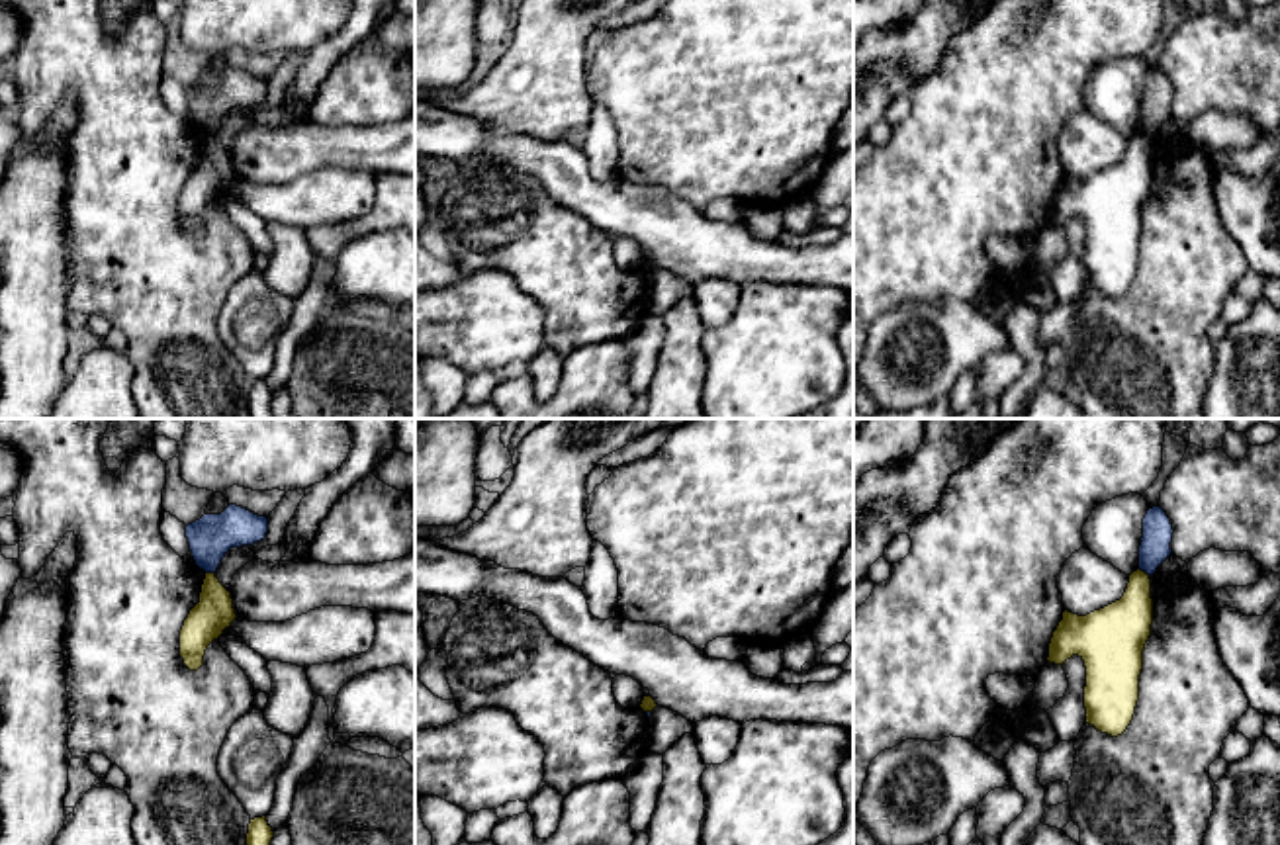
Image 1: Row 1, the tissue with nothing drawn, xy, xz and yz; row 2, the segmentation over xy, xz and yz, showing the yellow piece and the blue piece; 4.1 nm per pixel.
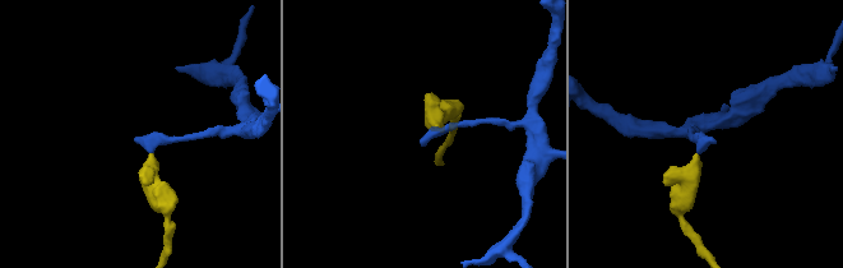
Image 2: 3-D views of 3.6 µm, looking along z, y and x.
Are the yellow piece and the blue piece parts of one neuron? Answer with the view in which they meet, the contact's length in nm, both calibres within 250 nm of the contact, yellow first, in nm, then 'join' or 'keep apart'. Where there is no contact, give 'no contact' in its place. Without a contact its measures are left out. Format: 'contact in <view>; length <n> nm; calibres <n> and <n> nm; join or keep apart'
contact in xy; length 40 nm; calibres 160 and 180 nm; keep apart

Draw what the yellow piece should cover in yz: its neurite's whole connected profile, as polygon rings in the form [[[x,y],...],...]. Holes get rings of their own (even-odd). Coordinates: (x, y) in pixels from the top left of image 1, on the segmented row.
[[[1137,569],[1120,600],[1086,616],[1065,610],[1053,632],[1047,661],[1063,665],[1073,655],[1084,661],[1086,724],[1112,737],[1133,720],[1151,624],[1151,579]]]

